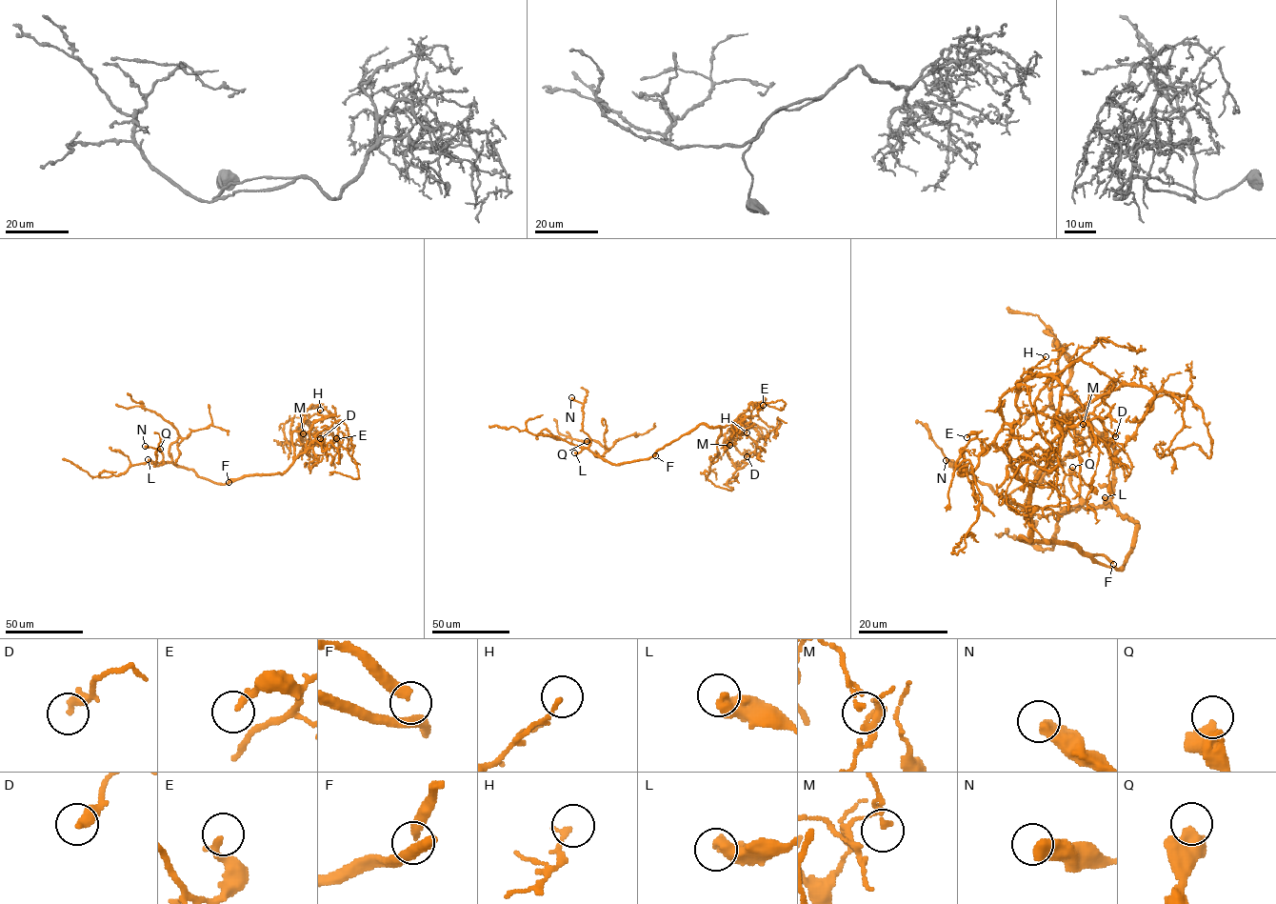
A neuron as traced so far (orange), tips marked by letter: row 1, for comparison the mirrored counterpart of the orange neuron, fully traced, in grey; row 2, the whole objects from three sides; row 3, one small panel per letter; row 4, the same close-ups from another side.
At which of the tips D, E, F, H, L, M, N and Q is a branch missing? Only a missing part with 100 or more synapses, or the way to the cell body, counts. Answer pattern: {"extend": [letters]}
{"extend": ["F"]}

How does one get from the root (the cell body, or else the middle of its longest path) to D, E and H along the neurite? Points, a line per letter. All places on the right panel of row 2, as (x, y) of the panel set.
D: (1067, 544), (1022, 539), (1029, 488), (1018, 468), (1037, 446), (1046, 460), (1069, 426), (1101, 417), (1115, 436)
E: (1067, 544), (1022, 539), (1029, 537), (1029, 488), (994, 444), (974, 469), (959, 472), (976, 433), (966, 437)
H: (1067, 544), (1022, 539), (1029, 537), (1029, 488), (1006, 452), (1019, 418), (1017, 384), (1046, 356)

